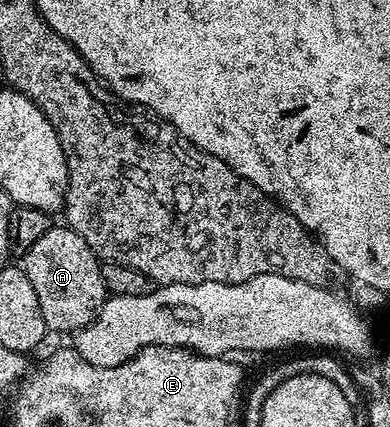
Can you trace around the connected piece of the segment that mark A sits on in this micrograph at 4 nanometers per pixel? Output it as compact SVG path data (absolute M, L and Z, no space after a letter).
M69 225L61 226L50 226L44 237L40 237L40 241L36 241L36 245L32 245L32 249L28 249L21 256L20 266L25 271L28 281L32 281L32 289L36 289L36 301L40 301L40 313L44 317L47 328L51 332L77 333L94 322L98 310L107 301L108 292L102 276L102 263L88 245L88 241L84 241L84 237L80 237L80 233L76 233Z

